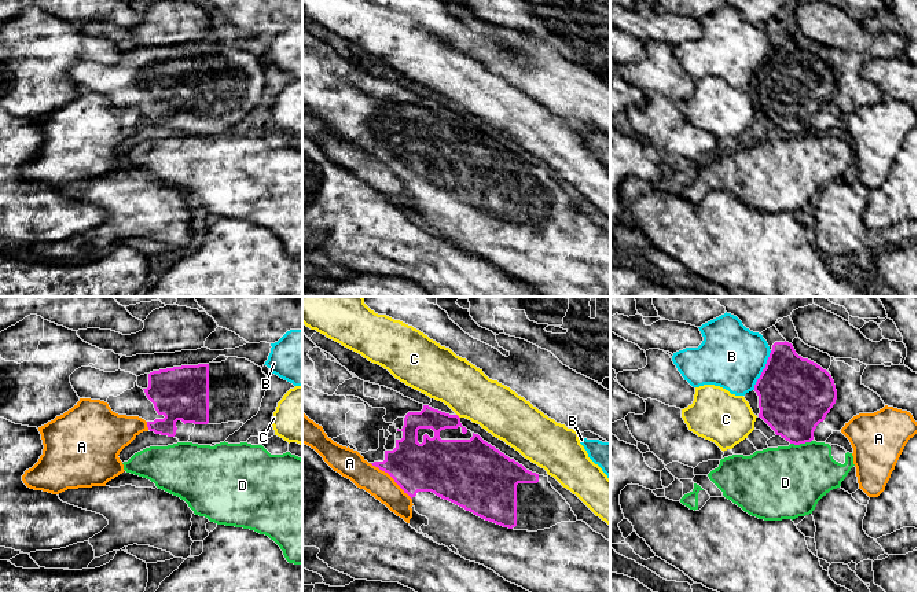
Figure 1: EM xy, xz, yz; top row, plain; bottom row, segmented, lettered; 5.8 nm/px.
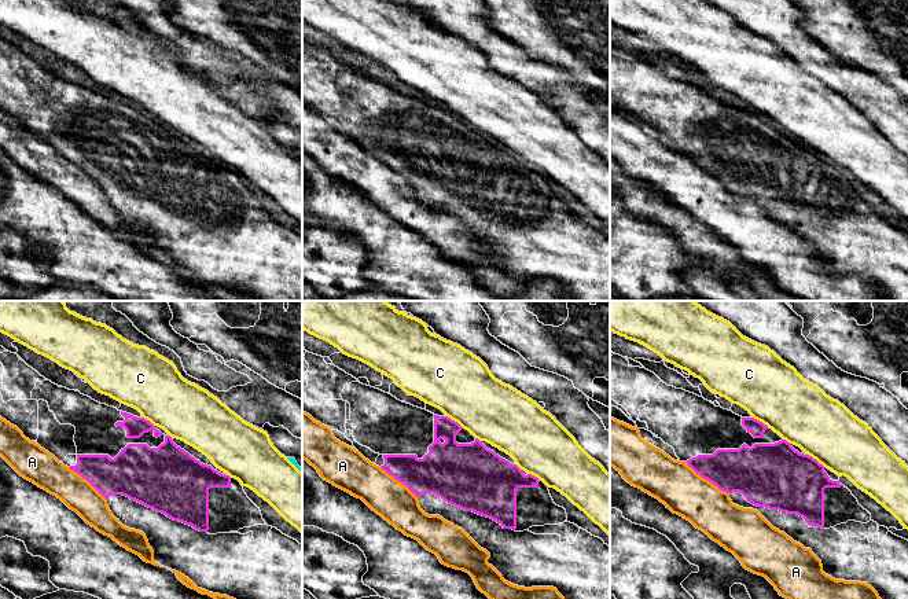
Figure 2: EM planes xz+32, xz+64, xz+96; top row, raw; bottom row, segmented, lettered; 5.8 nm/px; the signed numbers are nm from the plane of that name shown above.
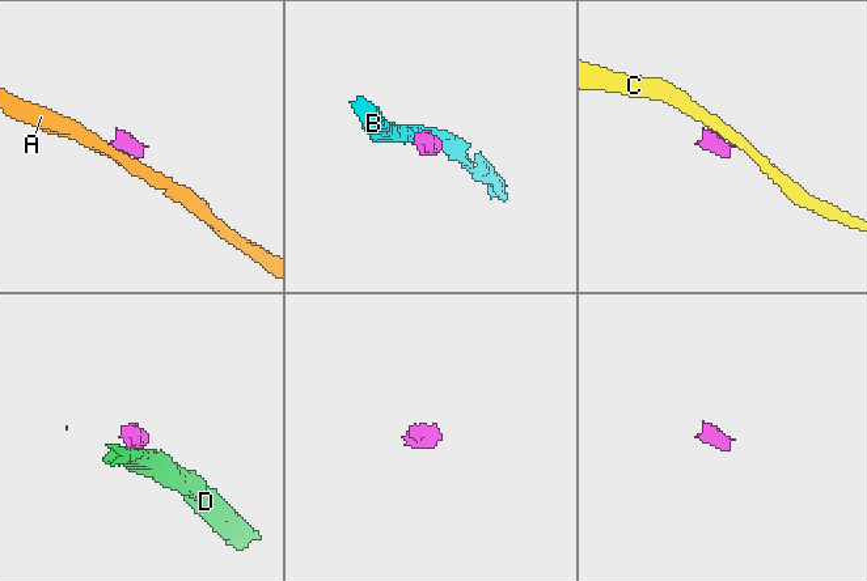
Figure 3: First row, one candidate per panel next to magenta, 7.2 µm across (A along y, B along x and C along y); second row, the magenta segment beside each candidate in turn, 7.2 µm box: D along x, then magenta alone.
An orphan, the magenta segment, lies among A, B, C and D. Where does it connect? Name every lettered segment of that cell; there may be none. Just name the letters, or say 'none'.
none

